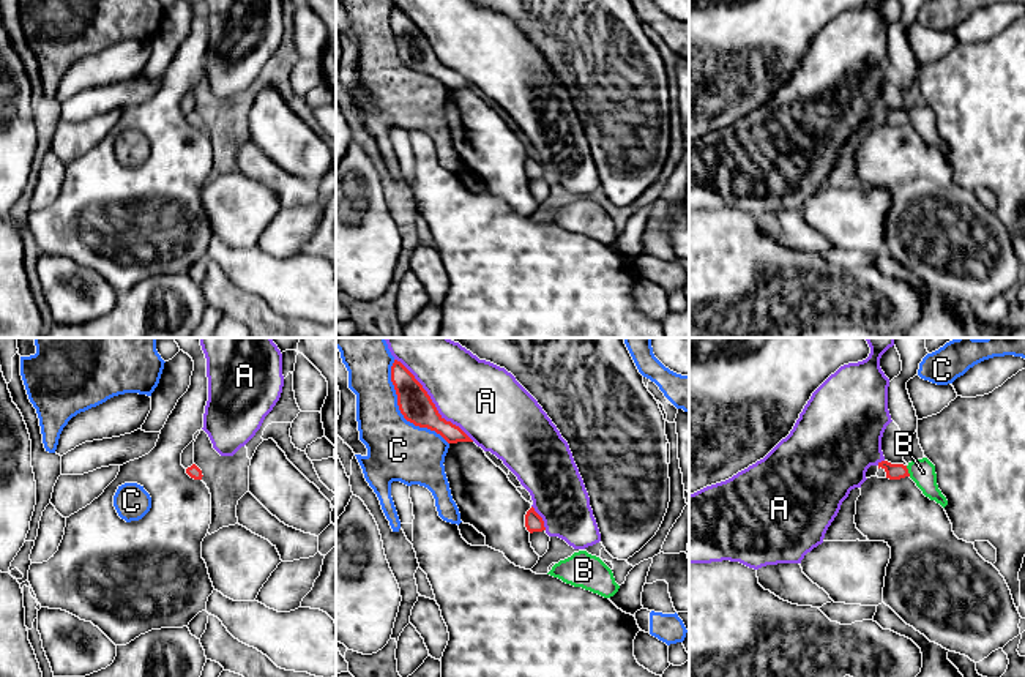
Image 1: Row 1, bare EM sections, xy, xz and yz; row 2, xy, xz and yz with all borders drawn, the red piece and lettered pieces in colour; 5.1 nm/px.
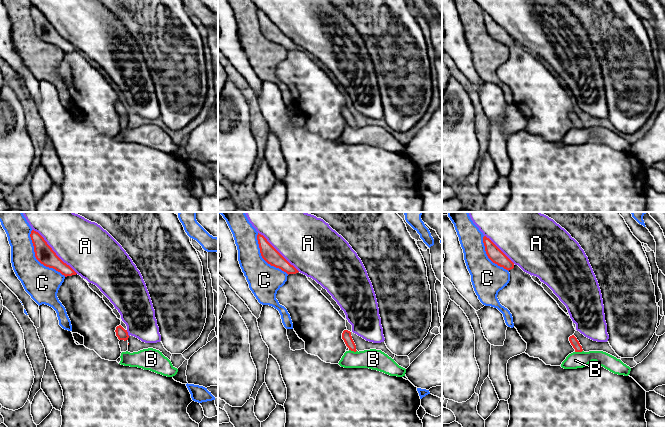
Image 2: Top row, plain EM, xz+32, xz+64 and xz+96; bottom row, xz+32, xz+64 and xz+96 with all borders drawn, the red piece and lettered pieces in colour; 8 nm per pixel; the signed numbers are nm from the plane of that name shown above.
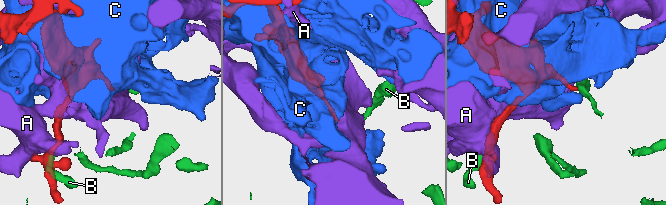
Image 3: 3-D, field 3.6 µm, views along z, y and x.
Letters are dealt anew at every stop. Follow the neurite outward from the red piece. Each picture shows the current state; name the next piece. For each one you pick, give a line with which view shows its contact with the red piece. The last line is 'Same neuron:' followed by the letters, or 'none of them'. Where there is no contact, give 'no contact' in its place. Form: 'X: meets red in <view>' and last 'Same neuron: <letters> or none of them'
Same neuron: none of them

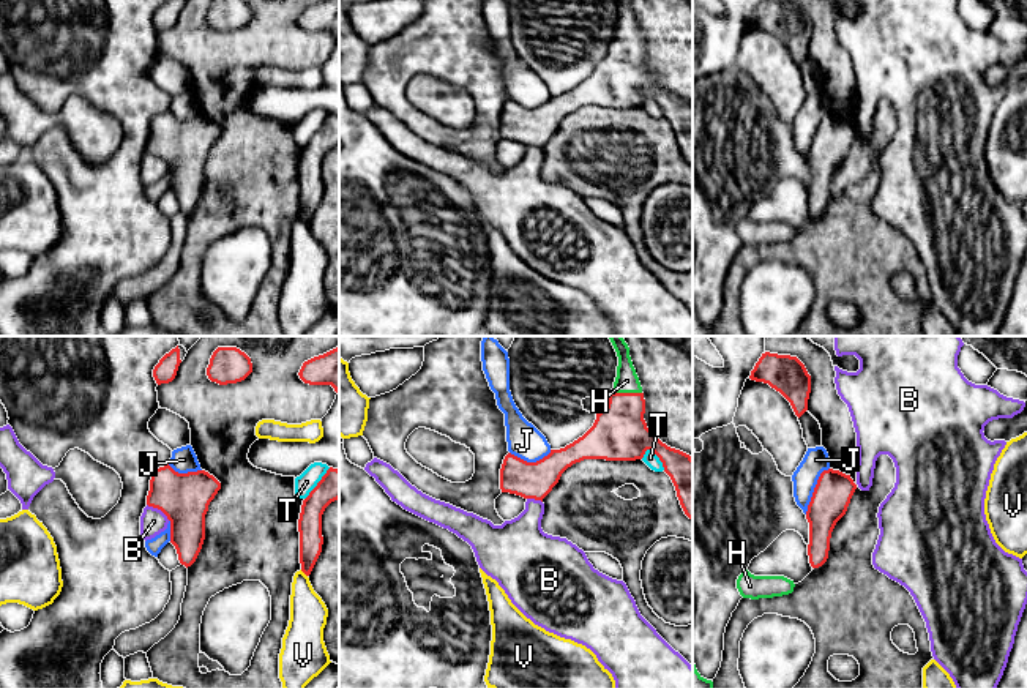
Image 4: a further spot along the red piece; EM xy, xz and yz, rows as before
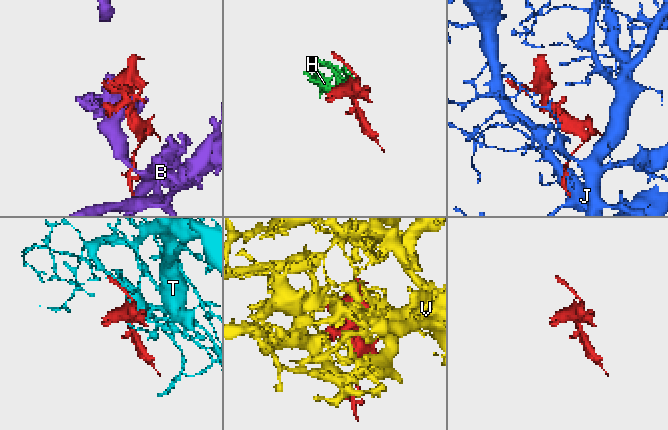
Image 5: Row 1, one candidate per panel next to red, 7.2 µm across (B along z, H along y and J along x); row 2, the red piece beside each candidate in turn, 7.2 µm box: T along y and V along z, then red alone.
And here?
H: meets red in xz
Same neuron: H

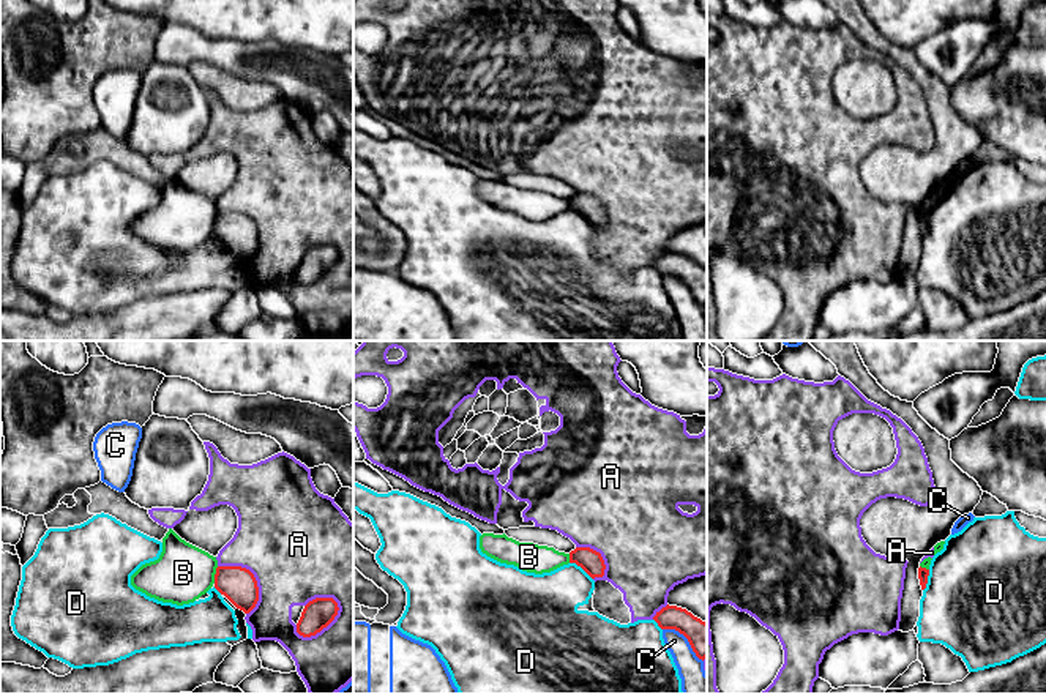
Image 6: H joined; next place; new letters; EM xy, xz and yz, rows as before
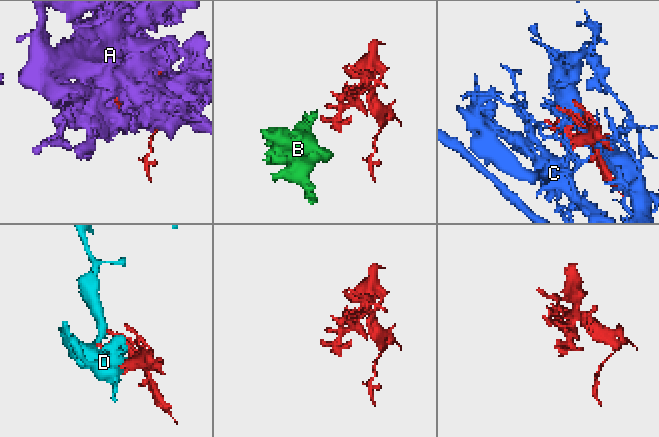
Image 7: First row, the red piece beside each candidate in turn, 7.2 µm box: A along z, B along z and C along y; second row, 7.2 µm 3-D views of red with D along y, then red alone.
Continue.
Same neuron: none of them

